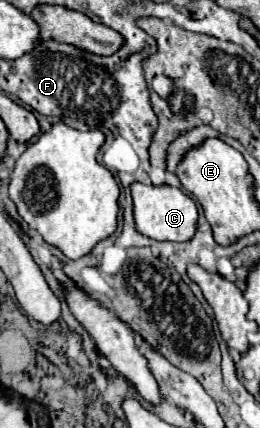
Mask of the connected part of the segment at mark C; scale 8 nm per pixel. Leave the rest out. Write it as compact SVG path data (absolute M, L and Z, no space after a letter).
M132 183L132 199L134 199L134 219L136 229L154 239L154 241L188 241L194 237L198 227L198 207L196 203L176 187L170 185L142 185Z

